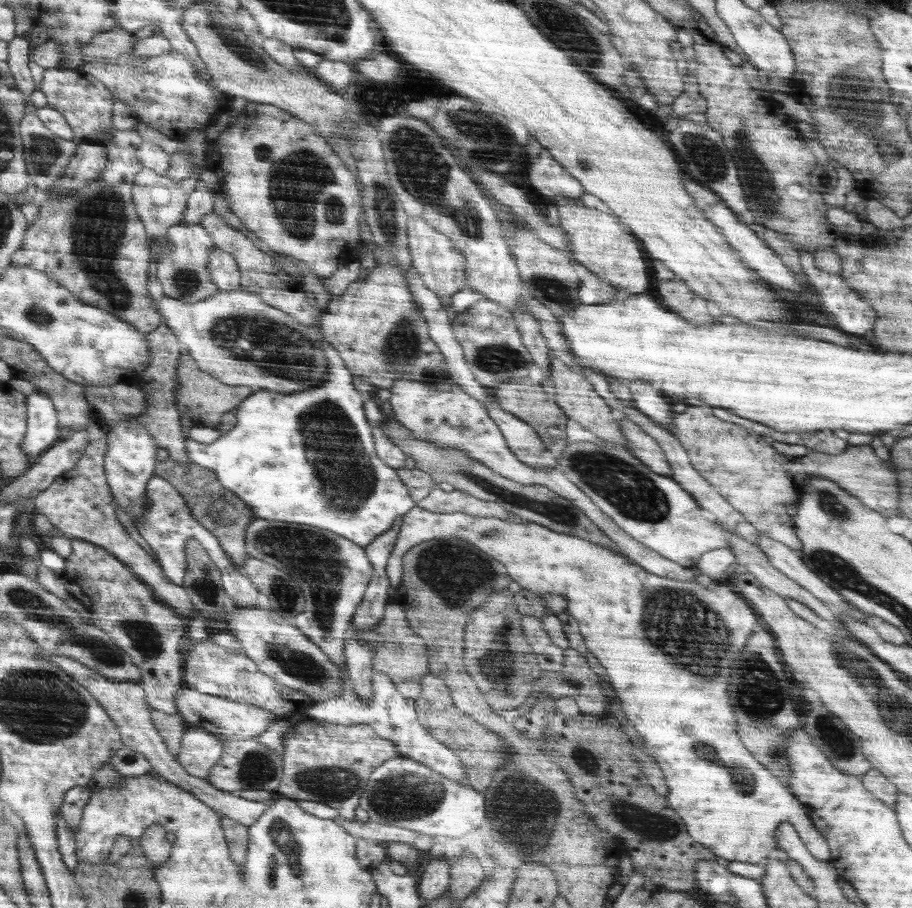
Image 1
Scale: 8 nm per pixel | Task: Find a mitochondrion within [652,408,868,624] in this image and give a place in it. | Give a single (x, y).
(830, 504)

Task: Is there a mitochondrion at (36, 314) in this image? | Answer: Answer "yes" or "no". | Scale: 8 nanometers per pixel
yes

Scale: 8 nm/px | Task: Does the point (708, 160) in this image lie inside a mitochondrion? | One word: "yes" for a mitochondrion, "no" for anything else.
yes

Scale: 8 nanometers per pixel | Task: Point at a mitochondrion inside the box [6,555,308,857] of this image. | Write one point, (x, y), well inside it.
(144, 636)

